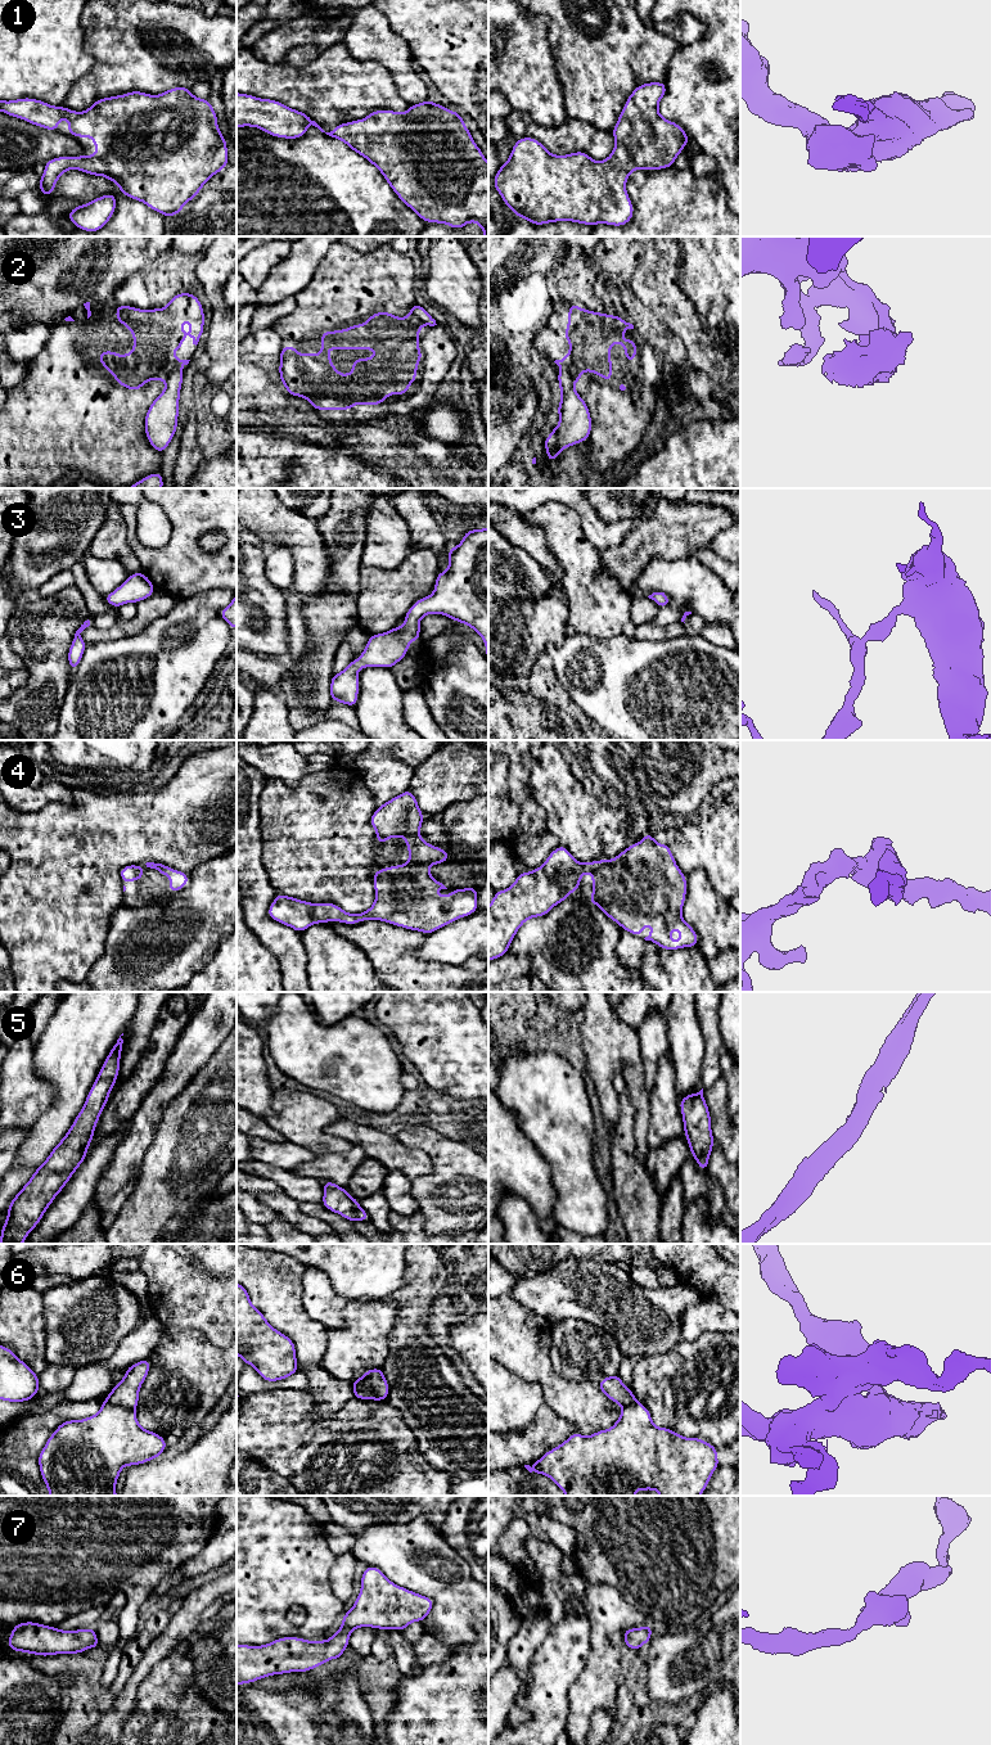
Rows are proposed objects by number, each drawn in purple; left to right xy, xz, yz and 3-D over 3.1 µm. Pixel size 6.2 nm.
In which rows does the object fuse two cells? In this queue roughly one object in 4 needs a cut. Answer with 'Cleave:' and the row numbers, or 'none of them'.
Cleave: 2, 6

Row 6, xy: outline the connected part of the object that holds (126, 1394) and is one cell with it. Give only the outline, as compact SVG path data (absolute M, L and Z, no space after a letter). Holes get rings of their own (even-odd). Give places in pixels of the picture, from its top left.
M143 1360L126 1369L123 1379L109 1392L105 1398L111 1404L135 1410L139 1403L140 1386L150 1370L149 1360Z

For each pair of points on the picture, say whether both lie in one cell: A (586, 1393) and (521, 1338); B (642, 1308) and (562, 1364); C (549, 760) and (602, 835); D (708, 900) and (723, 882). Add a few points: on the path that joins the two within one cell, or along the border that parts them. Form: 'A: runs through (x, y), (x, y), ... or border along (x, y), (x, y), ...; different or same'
A: runs through (567, 1393), (528, 1357); same
B: border along (580, 1319), (606, 1330), (624, 1356); different
C: runs through (552, 779), (555, 789), (582, 816); same
D: border along (697, 868), (705, 873), (711, 887), (726, 900); different

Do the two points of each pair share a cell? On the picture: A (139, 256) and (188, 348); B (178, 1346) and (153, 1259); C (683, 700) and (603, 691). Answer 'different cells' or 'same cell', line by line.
A: different cells
B: different cells
C: same cell

